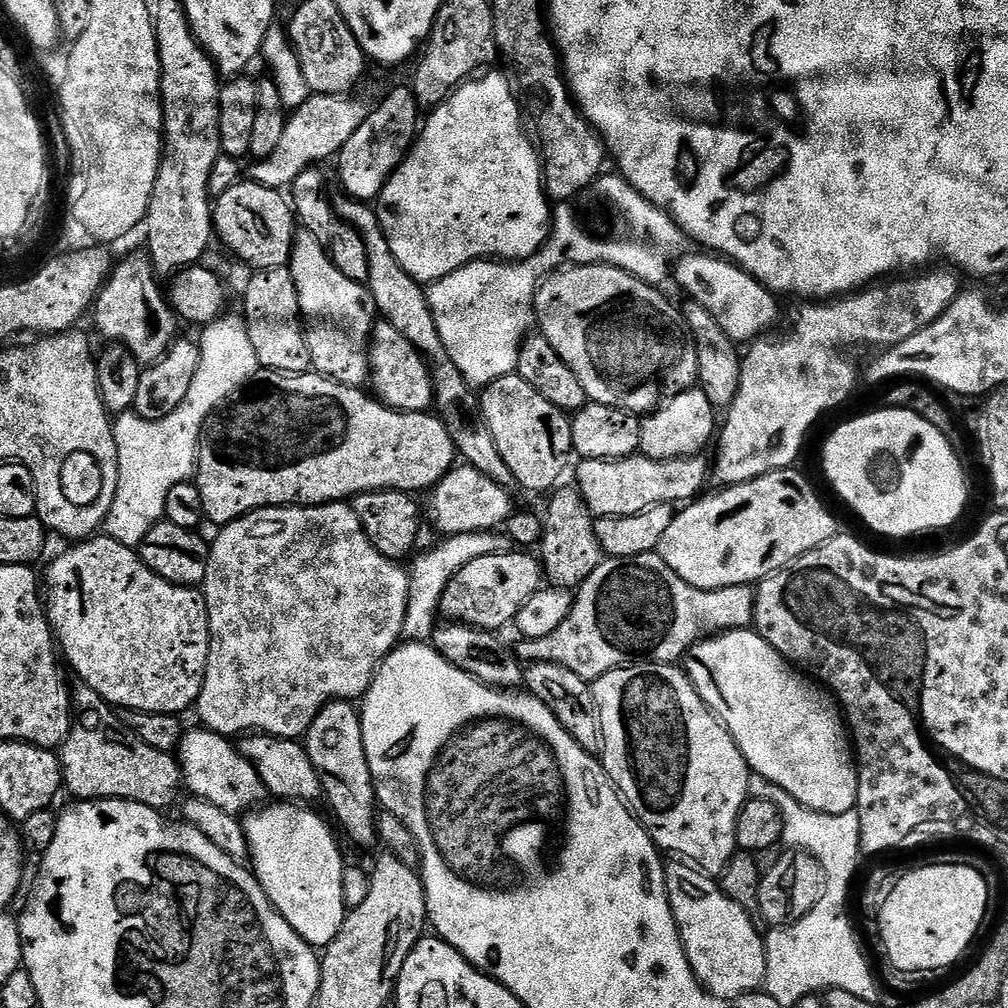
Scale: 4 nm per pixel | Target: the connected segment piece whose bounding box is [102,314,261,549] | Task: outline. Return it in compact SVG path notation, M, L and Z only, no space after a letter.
M225 314L215 324L203 325L201 332L204 333L198 336L198 374L194 374L190 394L182 398L182 406L161 420L143 420L135 411L122 412L112 425L118 450L118 486L102 528L109 538L122 542L127 548L139 549L149 530L164 519L166 494L170 494L174 486L193 479L200 431L208 415L261 371L243 315Z

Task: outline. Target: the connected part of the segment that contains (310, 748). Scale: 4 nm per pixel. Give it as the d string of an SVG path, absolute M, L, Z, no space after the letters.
M333 700L327 704L304 733L302 743L310 762L314 762L323 799L328 799L338 828L340 823L339 831L344 831L360 848L374 847L378 801L370 762L366 762L366 746L362 742L362 722L357 705L347 700Z

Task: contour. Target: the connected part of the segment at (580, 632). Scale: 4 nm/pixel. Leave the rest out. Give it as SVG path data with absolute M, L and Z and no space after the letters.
M656 552L634 558L605 558L575 589L566 622L546 638L521 639L514 652L521 661L541 660L574 670L582 679L595 682L611 668L627 668L637 661L676 664L683 661L699 640L721 632L738 632L753 627L756 594L749 585L718 590L690 586Z

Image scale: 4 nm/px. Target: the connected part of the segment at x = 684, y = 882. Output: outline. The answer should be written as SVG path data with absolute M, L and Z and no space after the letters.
M688 862L669 863L664 870L664 881L668 891L670 910L674 914L676 929L680 931L680 940L684 944L684 953L699 978L701 986L713 996L733 1000L735 996L746 996L755 992L764 983L766 974L766 954L764 953L764 936L752 925L748 917L749 909L734 902L727 896L723 887L713 877L703 873Z

